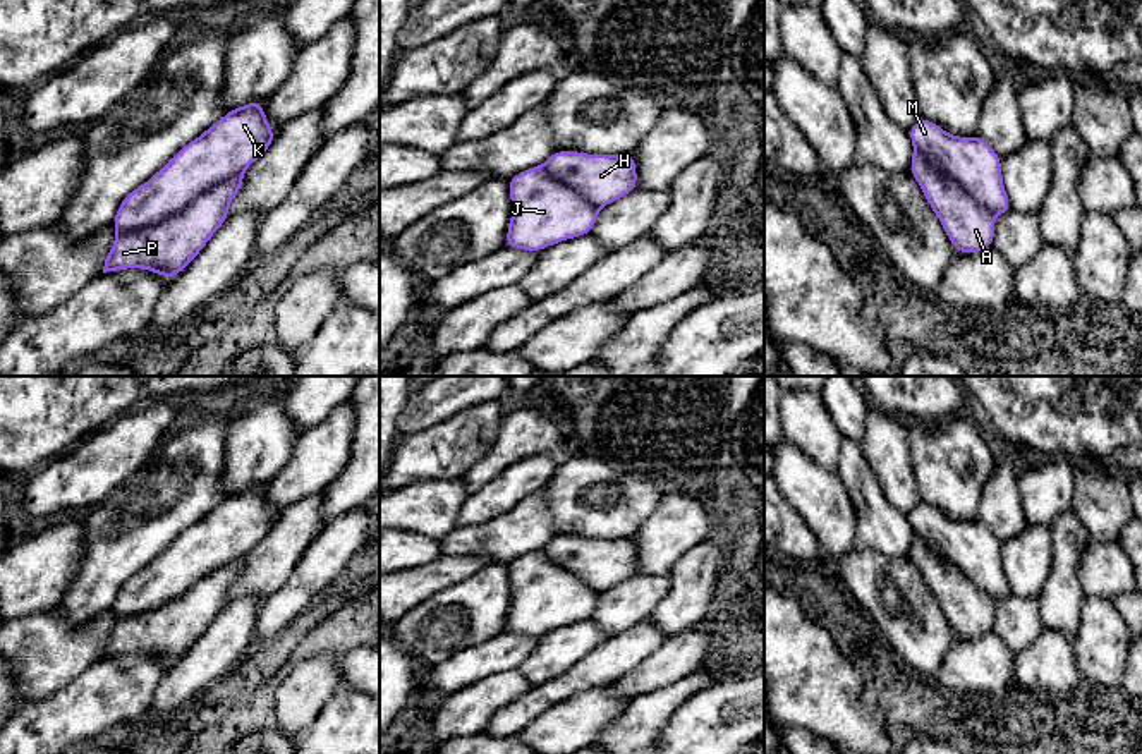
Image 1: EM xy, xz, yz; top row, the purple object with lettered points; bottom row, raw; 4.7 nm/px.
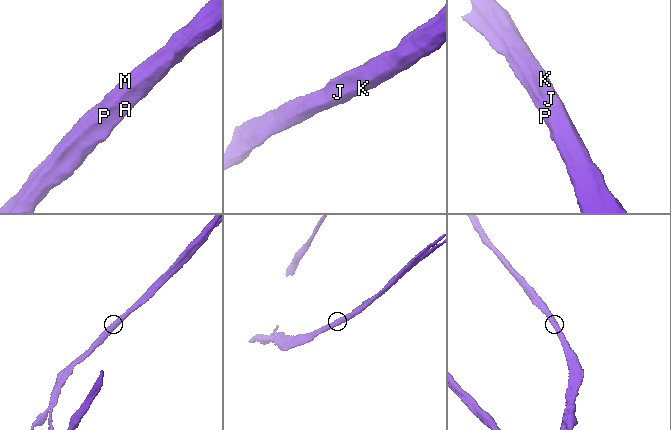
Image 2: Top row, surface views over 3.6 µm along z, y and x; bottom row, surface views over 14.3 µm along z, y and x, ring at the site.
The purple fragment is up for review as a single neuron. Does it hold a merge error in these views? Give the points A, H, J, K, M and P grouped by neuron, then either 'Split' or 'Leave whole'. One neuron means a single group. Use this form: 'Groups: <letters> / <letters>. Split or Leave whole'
Groups: A H P / J K M. Split

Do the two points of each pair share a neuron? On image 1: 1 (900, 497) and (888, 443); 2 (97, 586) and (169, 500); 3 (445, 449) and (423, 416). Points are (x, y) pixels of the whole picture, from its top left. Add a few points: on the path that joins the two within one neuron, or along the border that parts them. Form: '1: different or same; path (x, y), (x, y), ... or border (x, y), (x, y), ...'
1: same; path (897, 483), (888, 457)
2: same; path (107, 565), (148, 521)
3: different; border (467, 409), (459, 409), (443, 421), (400, 437)

